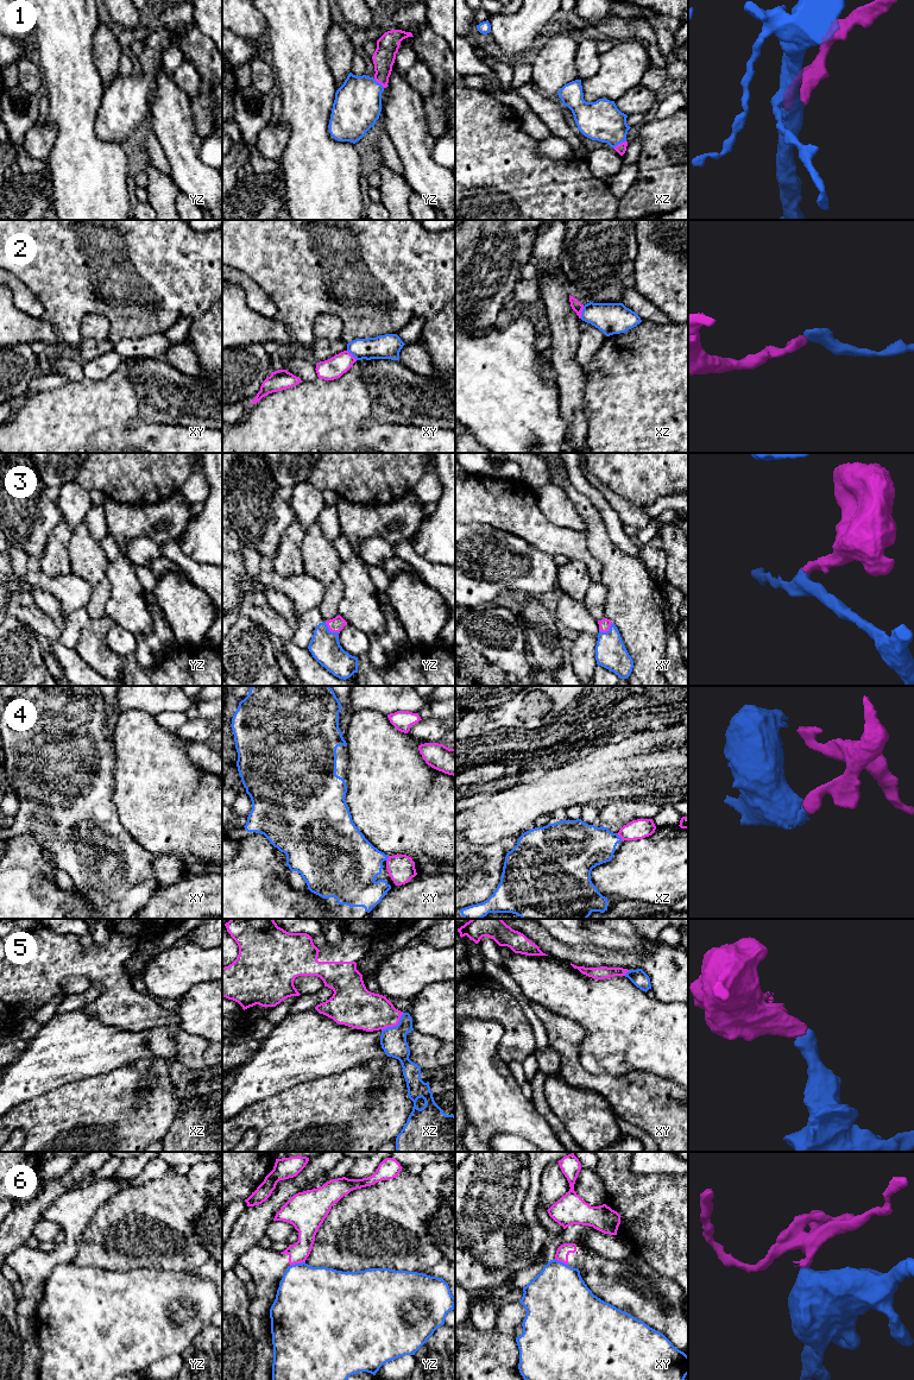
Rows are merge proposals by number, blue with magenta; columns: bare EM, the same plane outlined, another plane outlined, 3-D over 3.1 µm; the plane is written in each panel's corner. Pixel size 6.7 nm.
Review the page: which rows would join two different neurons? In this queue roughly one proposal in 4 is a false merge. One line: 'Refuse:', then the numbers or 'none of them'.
Refuse: 2, 4, 6

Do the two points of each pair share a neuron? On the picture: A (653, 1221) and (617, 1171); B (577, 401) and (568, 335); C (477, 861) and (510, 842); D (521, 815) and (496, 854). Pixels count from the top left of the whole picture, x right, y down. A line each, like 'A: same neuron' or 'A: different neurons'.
A: same neuron
B: same neuron
C: different neurons
D: different neurons

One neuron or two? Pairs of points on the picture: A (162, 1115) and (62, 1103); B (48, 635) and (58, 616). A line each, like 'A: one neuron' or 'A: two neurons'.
A: one neuron
B: two neurons

